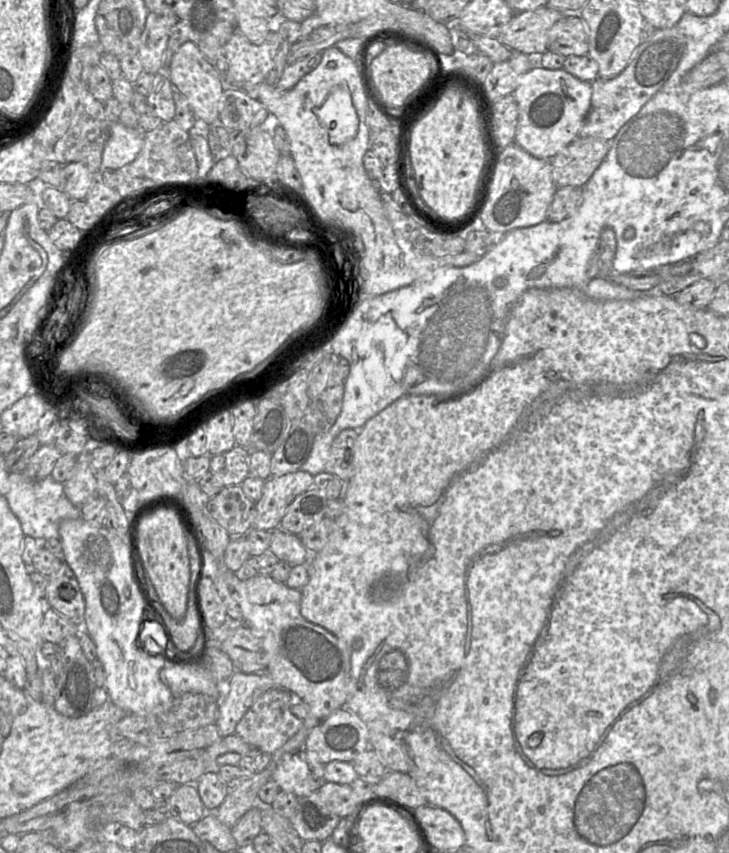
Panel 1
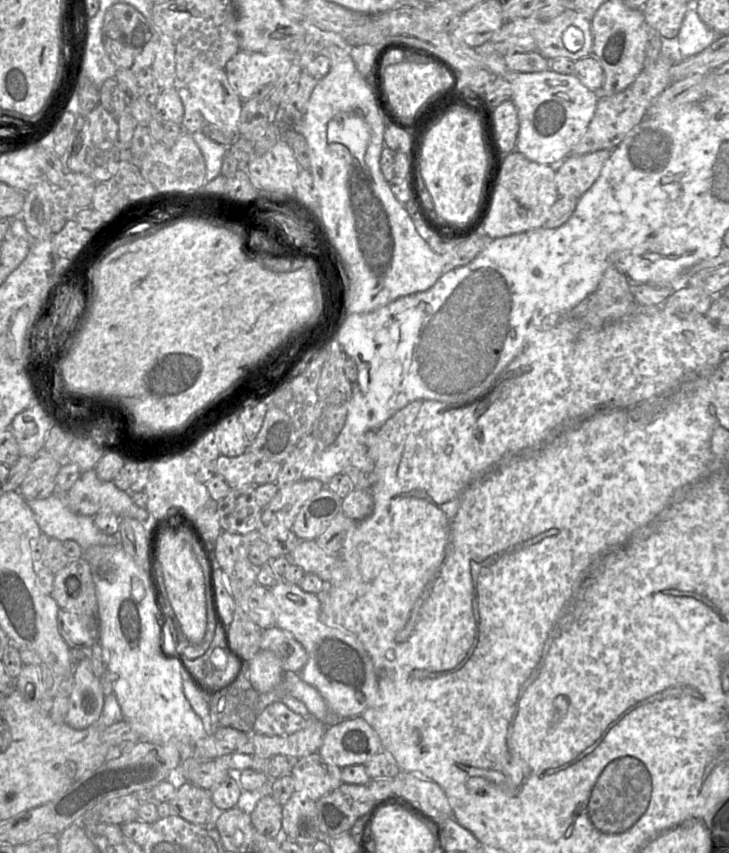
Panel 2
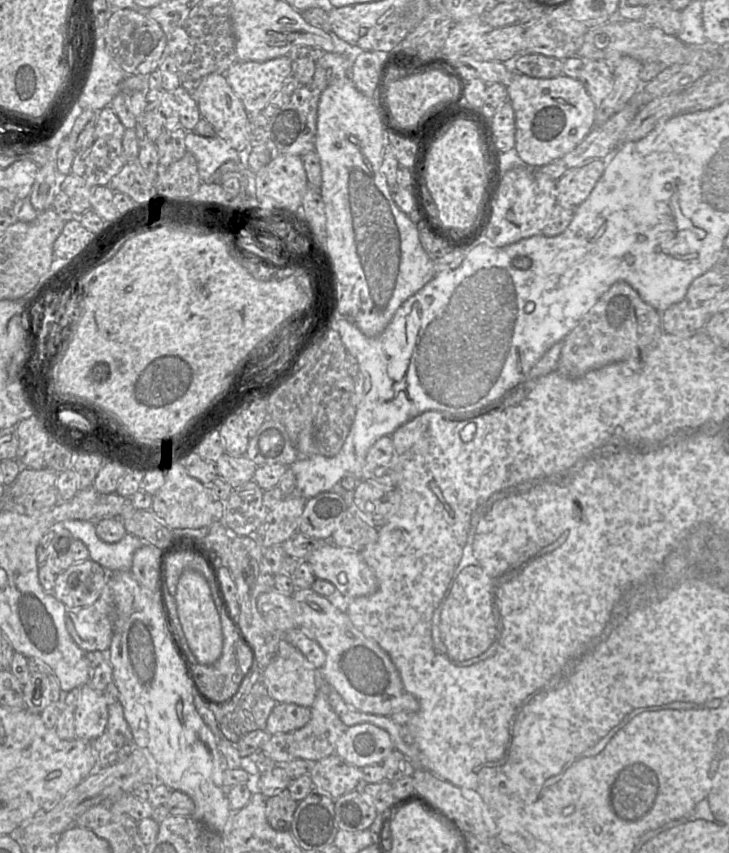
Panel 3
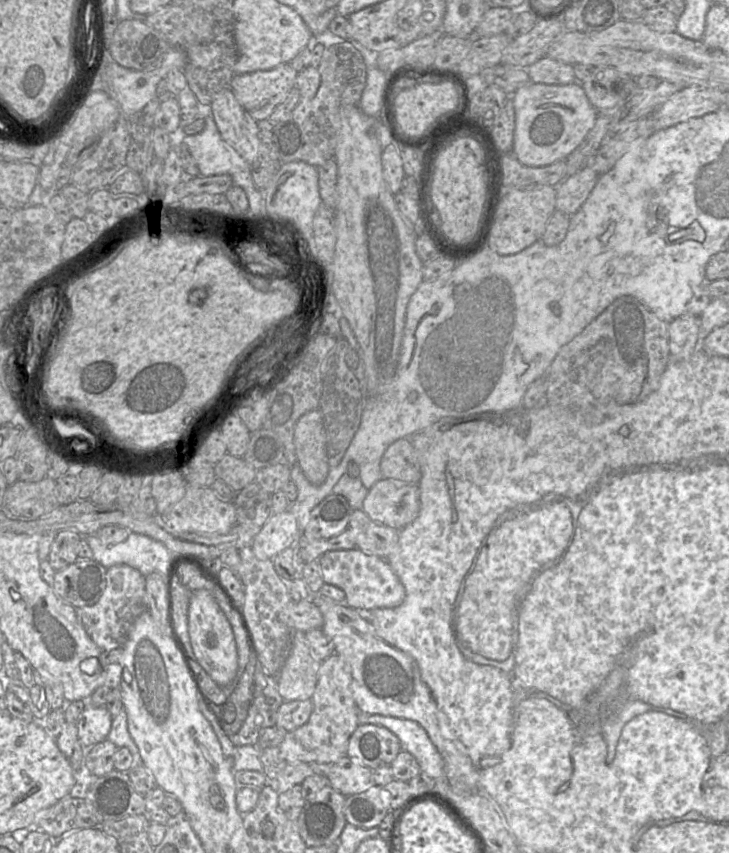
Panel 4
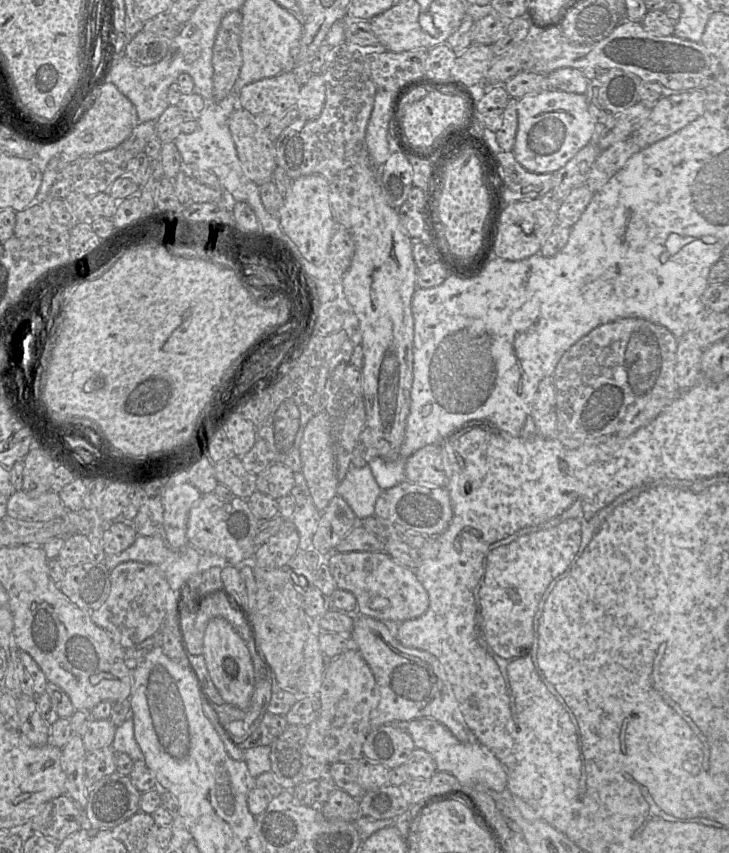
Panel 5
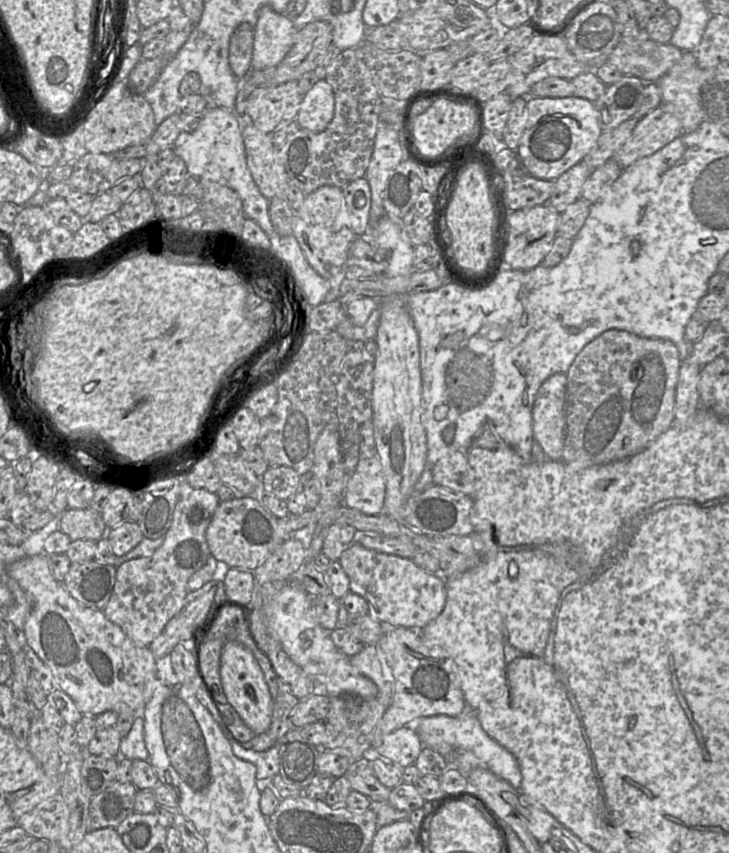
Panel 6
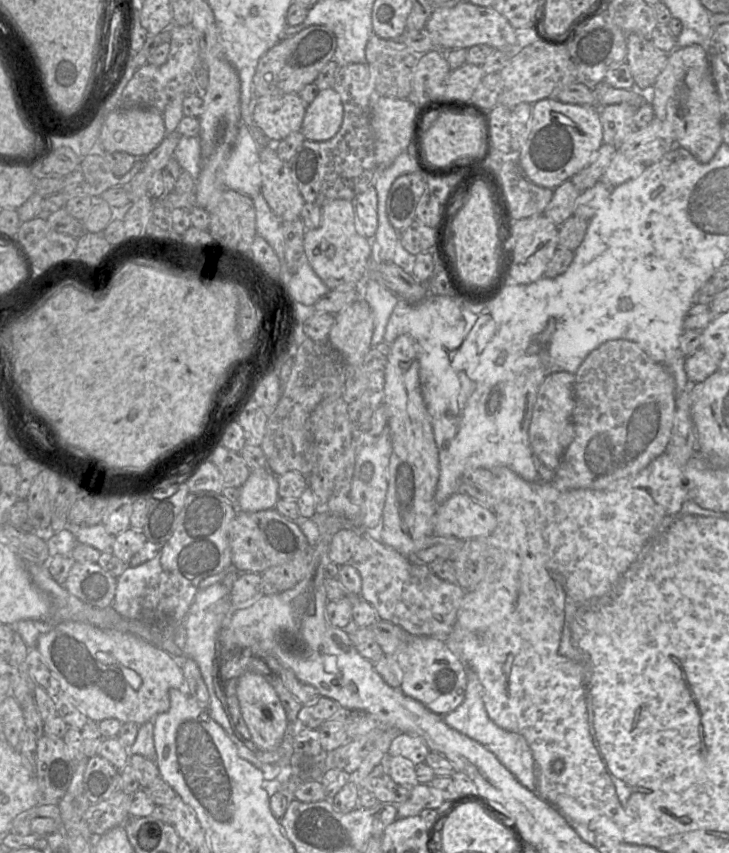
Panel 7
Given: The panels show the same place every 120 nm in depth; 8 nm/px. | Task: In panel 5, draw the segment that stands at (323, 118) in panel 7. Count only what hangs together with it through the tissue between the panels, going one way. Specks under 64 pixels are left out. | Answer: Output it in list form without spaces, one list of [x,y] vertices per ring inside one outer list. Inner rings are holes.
[[[314,74],[307,83],[301,86],[296,107],[299,117],[315,120],[323,110],[326,99],[326,89],[323,76]]]

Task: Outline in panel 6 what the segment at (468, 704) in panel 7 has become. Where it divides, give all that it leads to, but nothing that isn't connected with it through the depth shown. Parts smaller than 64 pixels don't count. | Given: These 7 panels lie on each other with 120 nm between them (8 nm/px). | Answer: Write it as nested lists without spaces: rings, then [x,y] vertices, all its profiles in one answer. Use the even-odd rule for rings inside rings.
[[[465,702],[465,711],[458,716],[435,715],[416,720],[410,728],[414,729],[423,745],[444,756],[451,767],[456,767],[464,776],[475,767],[483,767],[497,777],[520,789],[521,771],[514,755],[493,740],[482,728],[476,714]]]

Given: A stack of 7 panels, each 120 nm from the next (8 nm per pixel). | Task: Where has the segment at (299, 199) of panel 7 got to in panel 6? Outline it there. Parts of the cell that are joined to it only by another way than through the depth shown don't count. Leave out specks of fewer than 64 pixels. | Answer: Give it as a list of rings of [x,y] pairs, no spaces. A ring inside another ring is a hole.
[[[252,124],[244,128],[242,135],[245,145],[247,165],[261,193],[267,199],[285,199],[285,193],[290,185],[290,179],[280,157],[280,150],[272,143],[271,134],[262,132]]]

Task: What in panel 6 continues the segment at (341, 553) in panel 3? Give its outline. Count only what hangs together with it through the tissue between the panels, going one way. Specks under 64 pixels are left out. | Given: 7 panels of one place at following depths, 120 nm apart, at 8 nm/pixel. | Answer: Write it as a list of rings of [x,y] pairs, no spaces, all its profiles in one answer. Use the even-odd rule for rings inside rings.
[[[354,542],[338,562],[349,577],[350,592],[365,599],[368,615],[381,623],[421,630],[436,619],[446,605],[446,580],[428,574],[411,559],[370,550]]]

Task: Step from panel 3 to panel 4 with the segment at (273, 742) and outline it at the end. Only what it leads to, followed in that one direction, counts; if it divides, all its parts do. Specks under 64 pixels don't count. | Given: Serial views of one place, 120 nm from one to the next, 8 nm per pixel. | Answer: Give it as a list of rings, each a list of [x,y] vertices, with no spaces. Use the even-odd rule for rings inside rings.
[[[334,653],[321,662],[311,701],[313,710],[309,720],[300,727],[287,732],[278,746],[280,753],[287,763],[333,764],[346,756],[349,738],[359,725],[359,708],[350,689],[348,666],[338,654]]]

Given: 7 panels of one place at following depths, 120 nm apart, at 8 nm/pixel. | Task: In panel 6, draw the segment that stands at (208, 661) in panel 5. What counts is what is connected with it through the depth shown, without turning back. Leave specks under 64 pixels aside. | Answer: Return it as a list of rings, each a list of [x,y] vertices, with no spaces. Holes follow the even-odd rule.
[[[237,641],[226,642],[220,658],[220,678],[228,703],[242,721],[255,735],[265,732],[271,724],[274,701],[263,672],[251,651]]]

